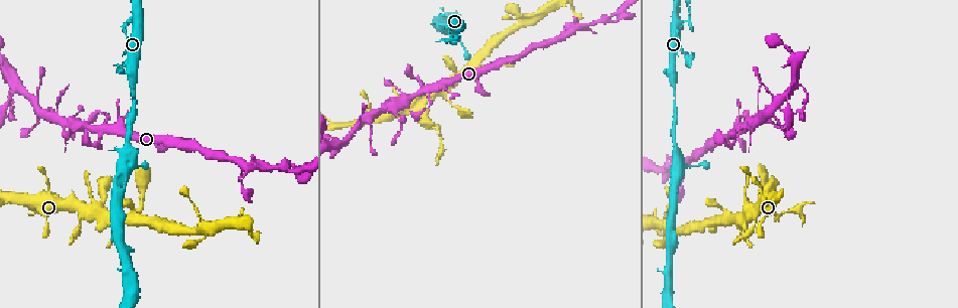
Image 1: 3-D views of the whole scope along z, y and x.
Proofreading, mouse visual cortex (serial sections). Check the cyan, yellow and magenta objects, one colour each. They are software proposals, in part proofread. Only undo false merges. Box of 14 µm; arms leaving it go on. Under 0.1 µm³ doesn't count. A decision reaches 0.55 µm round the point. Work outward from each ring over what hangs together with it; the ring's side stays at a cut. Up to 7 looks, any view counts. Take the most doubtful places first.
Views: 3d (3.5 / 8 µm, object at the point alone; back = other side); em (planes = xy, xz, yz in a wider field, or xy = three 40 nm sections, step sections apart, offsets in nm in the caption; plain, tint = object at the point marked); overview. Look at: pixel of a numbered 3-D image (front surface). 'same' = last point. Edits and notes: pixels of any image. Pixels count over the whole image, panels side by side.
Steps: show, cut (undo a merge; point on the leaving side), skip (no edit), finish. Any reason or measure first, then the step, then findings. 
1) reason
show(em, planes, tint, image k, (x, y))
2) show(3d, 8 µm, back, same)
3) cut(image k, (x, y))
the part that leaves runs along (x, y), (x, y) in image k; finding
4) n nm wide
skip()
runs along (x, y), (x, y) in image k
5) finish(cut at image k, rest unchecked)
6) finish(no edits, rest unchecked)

thin neck
show(3d, 3.5 µm, image 1, (293, 170))

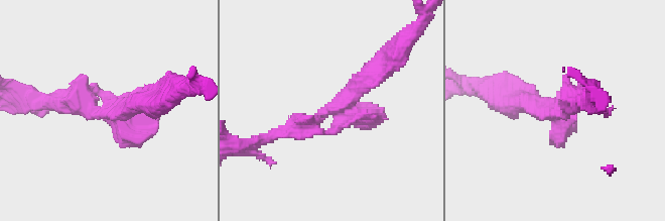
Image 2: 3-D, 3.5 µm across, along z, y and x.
show(em, xy, step 2, tint, image 2, (555, 110))

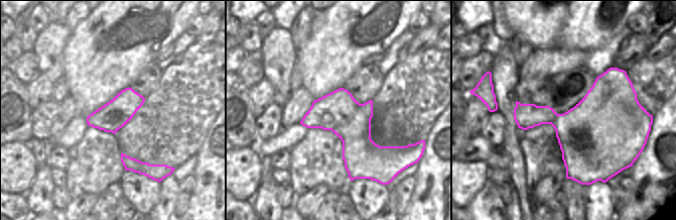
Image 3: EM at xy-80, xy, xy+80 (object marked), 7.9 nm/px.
320 nm wide
skip()
runs along (275, 134), (338, 106), (381, 62) in image 2; one cell here

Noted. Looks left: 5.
arms part here
show(3d, 3.5 µm, image 1, (21, 88))

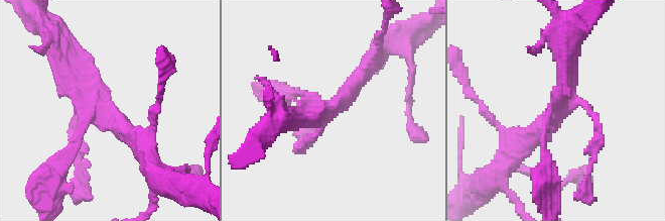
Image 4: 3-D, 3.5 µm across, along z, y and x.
show(em, xy, step 5, tint, image 4, (330, 110))

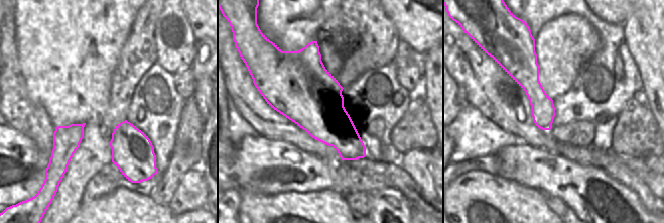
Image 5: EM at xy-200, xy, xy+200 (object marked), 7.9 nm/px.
500 nm wide
skip()
runs along (142, 147), (96, 101), (68, 54) in image 4; one cell here

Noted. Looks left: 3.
a fork
show(3d, 3.5 µm, image 1, (334, 125))

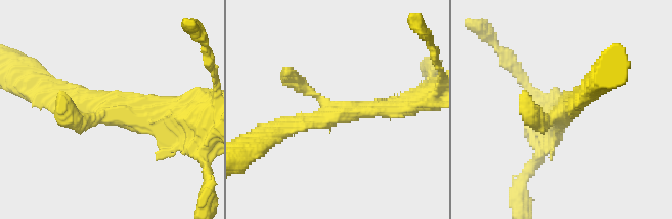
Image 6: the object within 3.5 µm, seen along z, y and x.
3 arms; arms of 200, 200, 250 nm; now the EM
show(em, xy, step 1, plain, image 6, (560, 112))

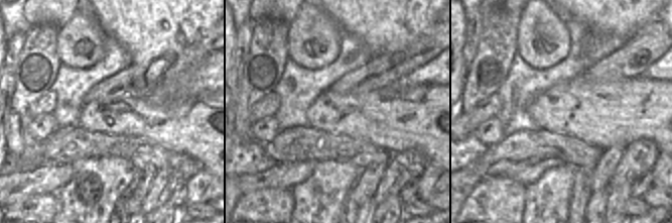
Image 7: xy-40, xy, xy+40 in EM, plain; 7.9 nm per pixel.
with the object marked
show(em, xy, step 1, tint, same)

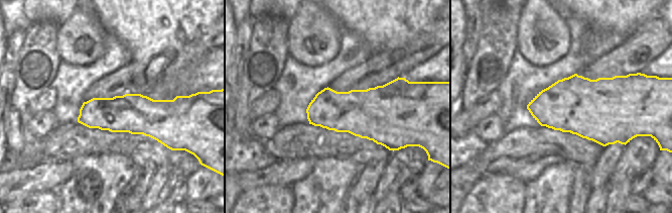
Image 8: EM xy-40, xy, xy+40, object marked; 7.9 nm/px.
skip()
runs along (177, 119), (106, 113), (70, 83) in image 6; one cell here

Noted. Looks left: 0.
finish(no edits, rest unchecked)

